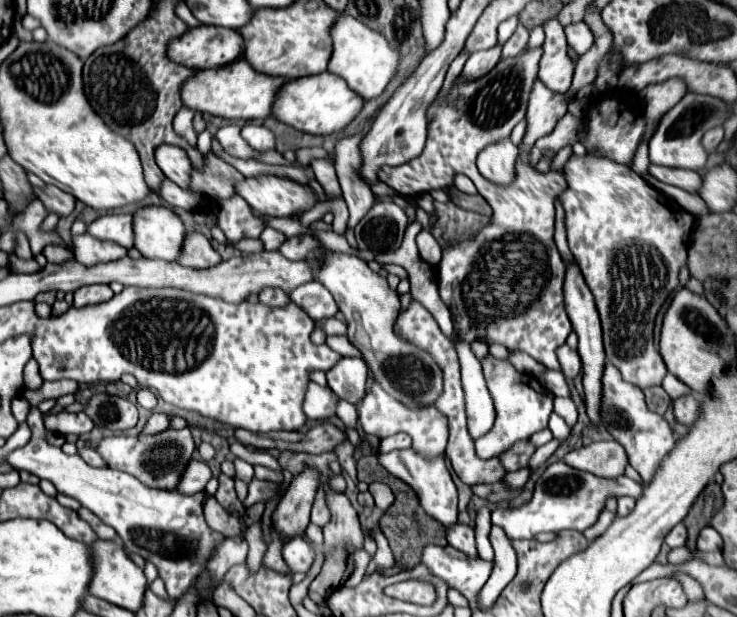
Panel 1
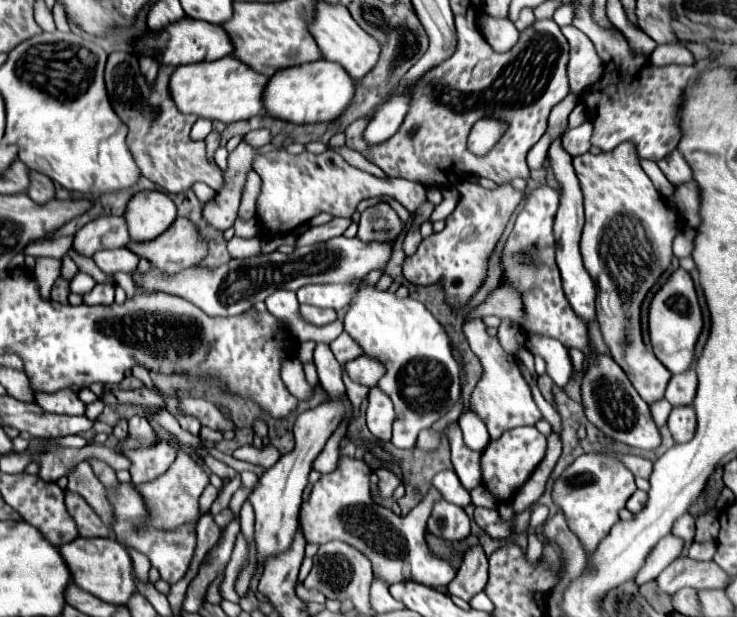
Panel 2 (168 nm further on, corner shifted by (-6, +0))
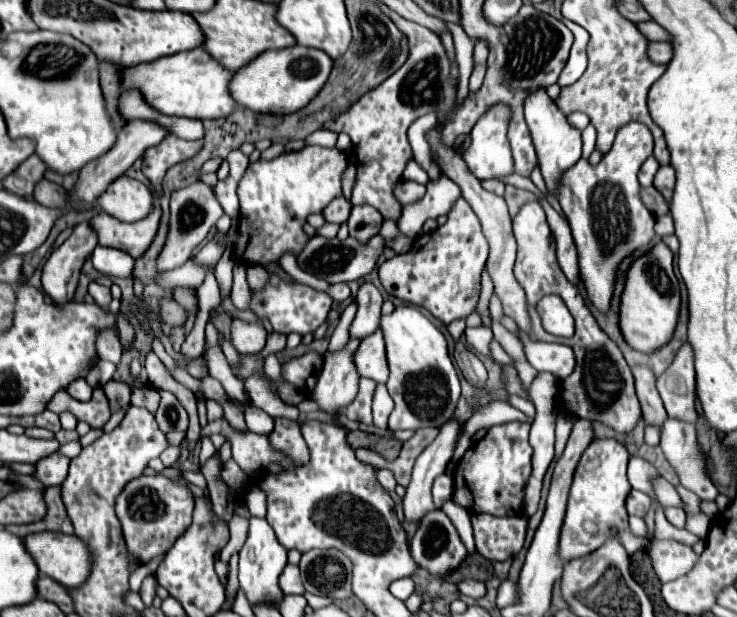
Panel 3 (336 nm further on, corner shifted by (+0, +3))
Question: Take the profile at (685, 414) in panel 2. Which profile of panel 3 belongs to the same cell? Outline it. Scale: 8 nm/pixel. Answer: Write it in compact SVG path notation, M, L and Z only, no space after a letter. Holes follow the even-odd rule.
M669 418L663 426L659 446L685 488L703 500L717 498L719 492L707 474L707 456L697 442L693 424Z

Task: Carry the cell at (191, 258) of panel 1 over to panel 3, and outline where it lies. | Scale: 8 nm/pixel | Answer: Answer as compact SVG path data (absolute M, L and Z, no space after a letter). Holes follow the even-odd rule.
M155 208L149 216L145 216L145 220L125 224L125 222L109 216L107 212L99 212L99 216L91 218L89 224L91 224L93 232L97 234L101 246L117 248L117 250L131 254L133 258L139 258L149 248L155 232L157 232L159 216L161 216L161 208Z

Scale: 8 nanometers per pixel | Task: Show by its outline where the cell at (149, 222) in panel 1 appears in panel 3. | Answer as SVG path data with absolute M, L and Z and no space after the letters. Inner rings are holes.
M119 176L97 198L97 206L123 222L135 222L145 218L153 208L153 192L139 180Z

